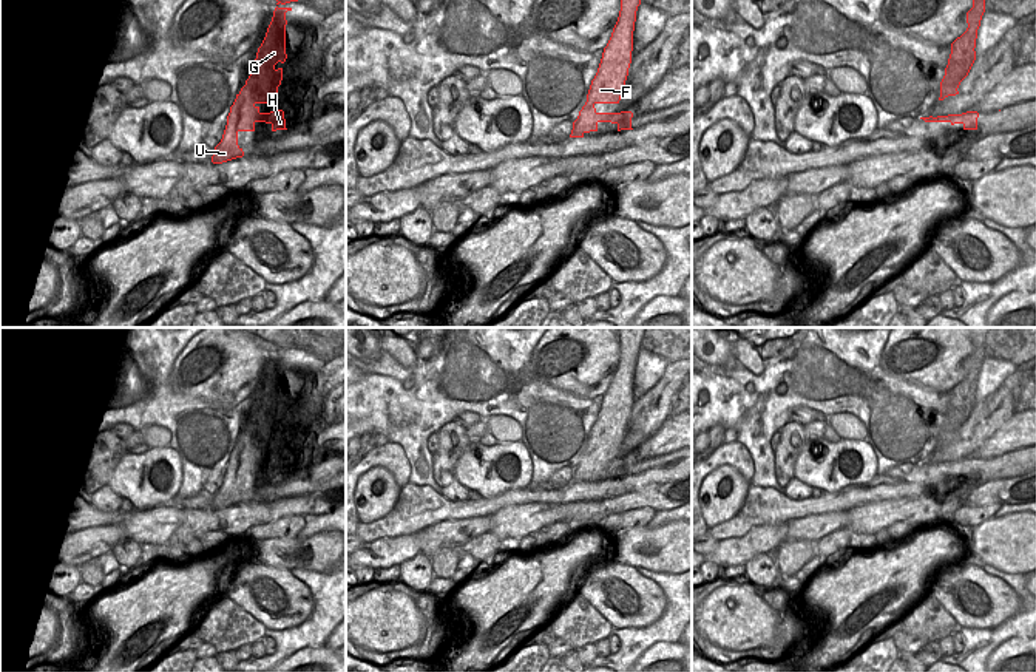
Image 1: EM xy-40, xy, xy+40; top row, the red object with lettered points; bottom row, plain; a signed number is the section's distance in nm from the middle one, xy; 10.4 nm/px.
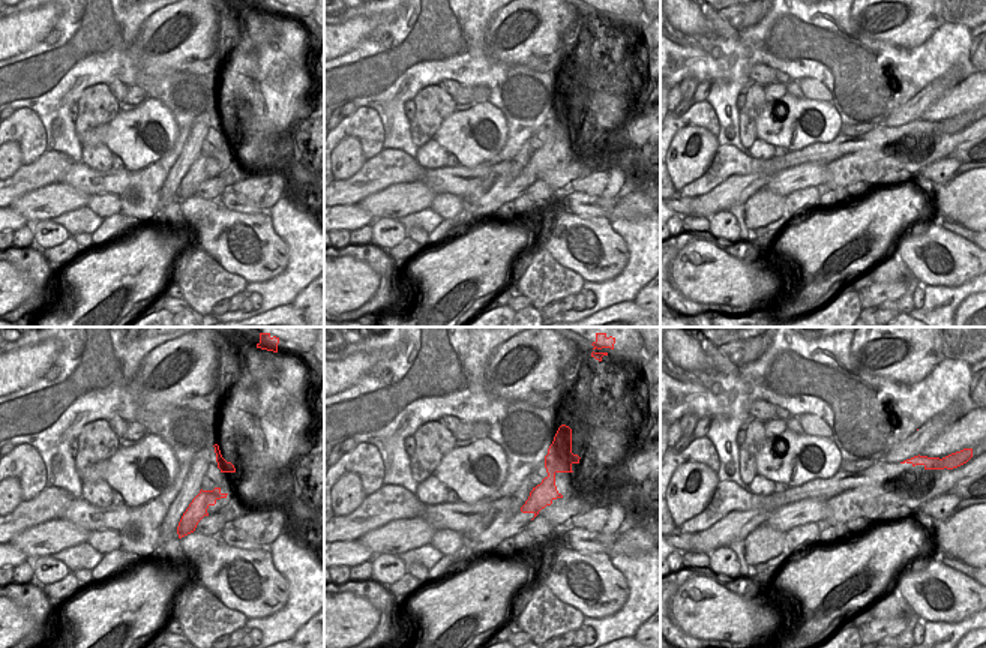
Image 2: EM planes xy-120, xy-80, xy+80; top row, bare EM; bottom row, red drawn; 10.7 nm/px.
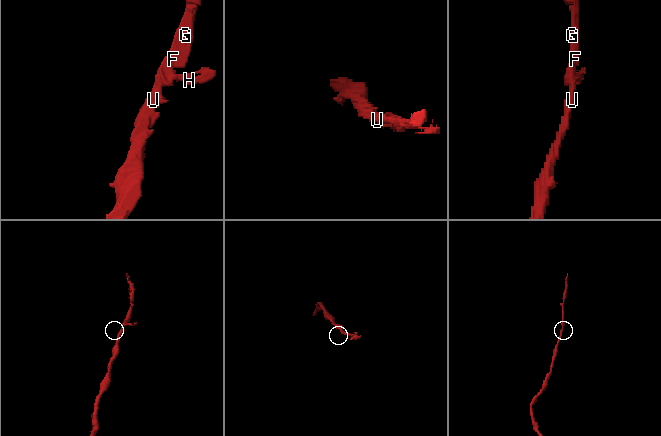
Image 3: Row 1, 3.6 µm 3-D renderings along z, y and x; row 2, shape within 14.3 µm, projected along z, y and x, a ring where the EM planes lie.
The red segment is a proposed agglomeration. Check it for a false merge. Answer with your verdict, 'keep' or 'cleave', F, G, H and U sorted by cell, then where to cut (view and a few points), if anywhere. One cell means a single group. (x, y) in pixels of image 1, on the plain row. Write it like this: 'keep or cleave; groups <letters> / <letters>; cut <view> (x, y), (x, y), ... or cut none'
keep; groups F G H U; cut none

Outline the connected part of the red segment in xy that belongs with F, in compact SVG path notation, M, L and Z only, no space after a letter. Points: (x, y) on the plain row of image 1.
M619 328L621 357L611 383L604 394L602 405L591 426L587 448L573 468L570 484L584 484L585 479L598 477L599 468L611 468L621 476L631 474L631 457L598 459L596 450L619 450L624 440L633 397L633 377L636 357L645 328Z

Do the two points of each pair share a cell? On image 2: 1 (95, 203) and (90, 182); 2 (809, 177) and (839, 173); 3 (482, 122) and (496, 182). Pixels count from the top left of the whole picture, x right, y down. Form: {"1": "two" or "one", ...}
{"1": "two", "2": "two", "3": "two"}

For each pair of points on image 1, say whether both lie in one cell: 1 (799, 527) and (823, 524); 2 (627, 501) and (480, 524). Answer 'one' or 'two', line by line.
1: one
2: two

